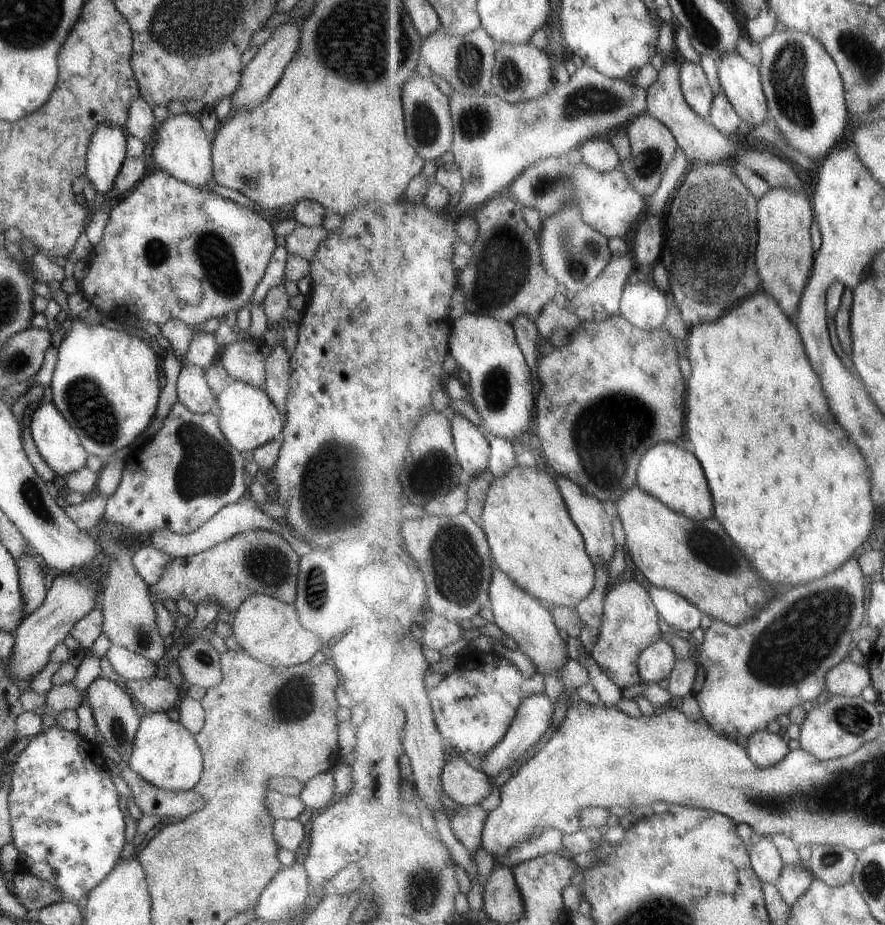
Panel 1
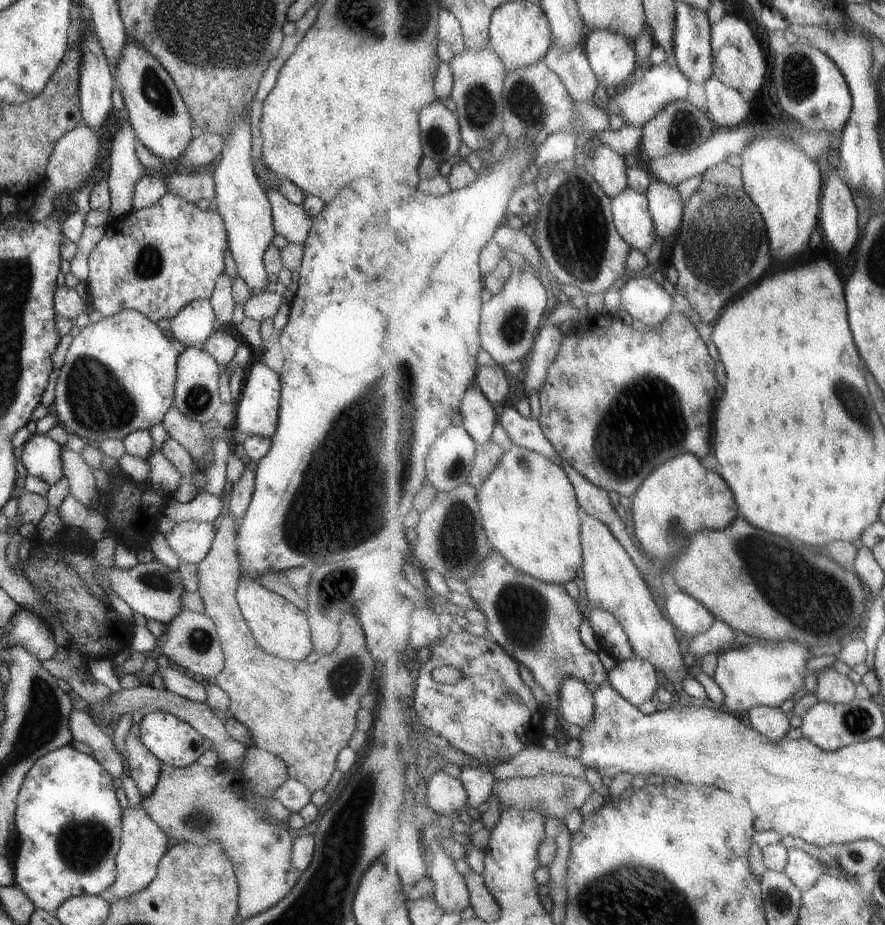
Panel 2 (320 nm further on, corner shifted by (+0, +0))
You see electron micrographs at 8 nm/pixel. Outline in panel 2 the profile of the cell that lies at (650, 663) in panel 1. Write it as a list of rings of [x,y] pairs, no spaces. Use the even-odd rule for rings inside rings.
[[[635,655],[624,660],[608,672],[609,683],[631,704],[641,706],[645,702],[655,701],[657,689],[662,681],[661,672],[648,660]]]

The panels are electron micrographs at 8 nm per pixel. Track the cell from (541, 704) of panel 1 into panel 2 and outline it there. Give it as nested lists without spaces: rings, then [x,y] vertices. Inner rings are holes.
[[[478,767],[463,768],[459,778],[468,792],[467,805],[478,810],[491,798],[493,788],[499,782],[491,771]]]

